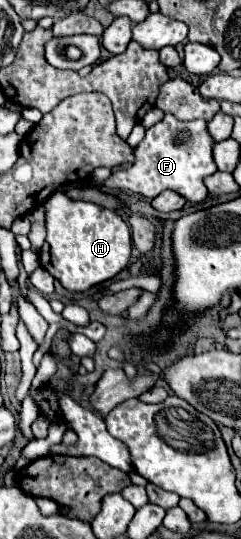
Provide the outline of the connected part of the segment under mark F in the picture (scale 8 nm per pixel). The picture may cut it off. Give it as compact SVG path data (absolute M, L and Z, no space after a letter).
M165 114L161 122L157 122L147 130L147 136L135 148L133 168L113 172L105 180L105 186L129 190L145 198L155 198L163 190L175 190L189 202L201 202L207 196L203 178L217 170L211 156L211 146L213 146L213 140L209 138L205 120L181 122L173 114Z

